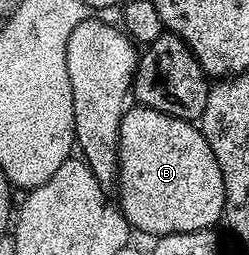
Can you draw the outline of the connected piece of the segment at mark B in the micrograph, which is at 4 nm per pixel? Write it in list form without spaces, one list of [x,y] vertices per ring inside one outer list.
[[[142,106],[128,107],[121,118],[119,131],[119,175],[117,188],[123,193],[117,197],[122,214],[136,233],[144,232],[150,238],[206,232],[214,229],[215,223],[224,219],[225,182],[221,178],[221,166],[209,150],[202,131],[192,121],[173,118],[161,110]]]

